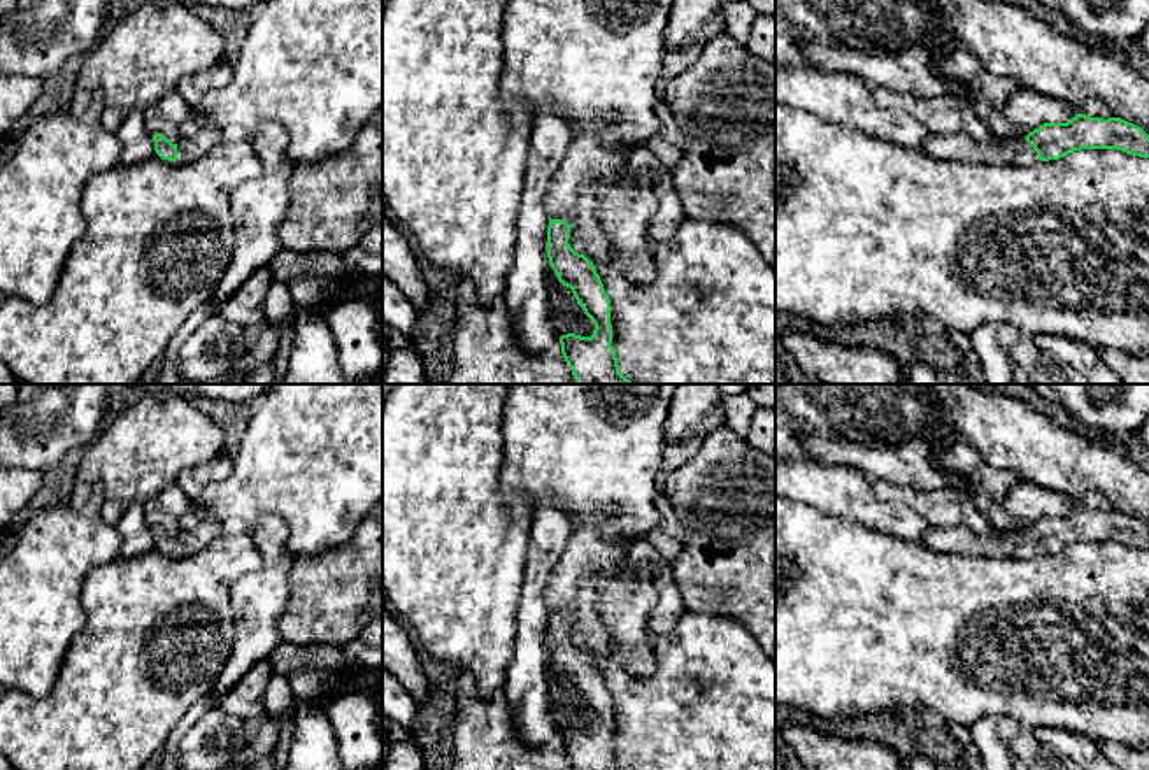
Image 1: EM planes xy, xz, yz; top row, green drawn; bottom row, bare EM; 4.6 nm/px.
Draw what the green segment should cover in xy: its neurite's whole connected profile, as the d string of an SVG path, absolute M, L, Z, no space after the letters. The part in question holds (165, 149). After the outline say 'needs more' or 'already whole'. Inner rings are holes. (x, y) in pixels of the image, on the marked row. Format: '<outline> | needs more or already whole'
M207 125L198 130L191 139L182 139L179 144L172 144L165 135L154 133L154 151L161 160L191 163L203 158L216 144L223 140L219 128Z | needs more

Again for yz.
M1075 114L1067 123L1044 123L1024 139L974 140L965 132L931 133L921 151L937 160L965 163L1014 163L1030 167L1038 160L1060 160L1081 149L1117 149L1126 154L1149 158L1149 135L1121 118L1089 118Z | needs more

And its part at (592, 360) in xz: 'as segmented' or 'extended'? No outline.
extended

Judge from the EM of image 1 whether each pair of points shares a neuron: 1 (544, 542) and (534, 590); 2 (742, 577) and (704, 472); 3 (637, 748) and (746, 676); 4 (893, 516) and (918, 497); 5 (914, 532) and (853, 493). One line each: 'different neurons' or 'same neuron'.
1: same neuron
2: same neuron
3: same neuron
4: different neurons
5: same neuron

